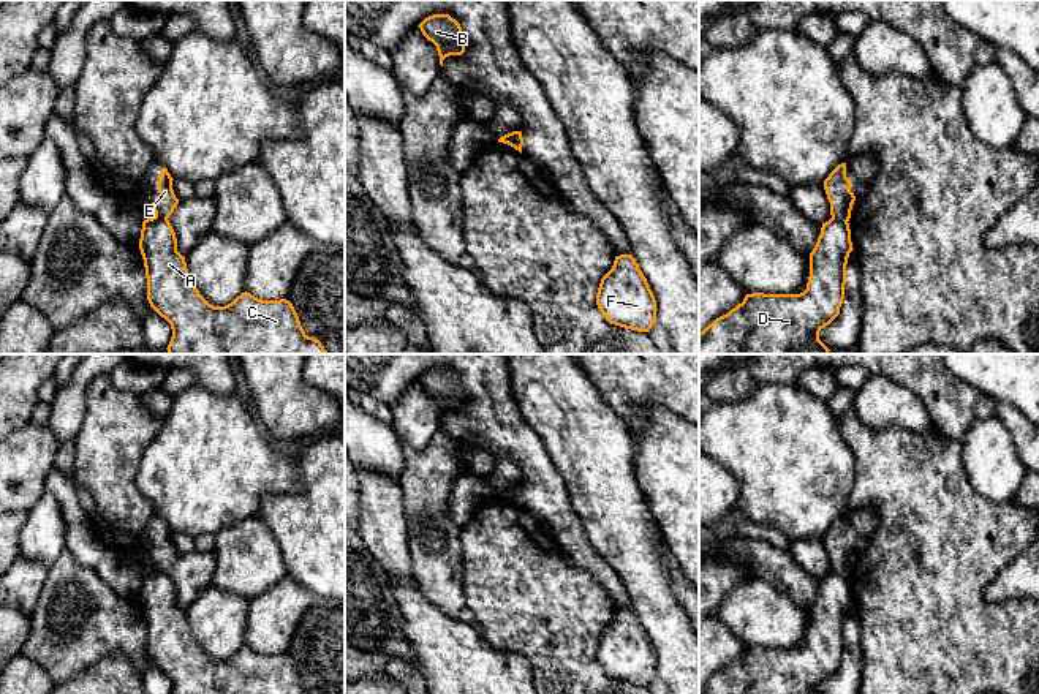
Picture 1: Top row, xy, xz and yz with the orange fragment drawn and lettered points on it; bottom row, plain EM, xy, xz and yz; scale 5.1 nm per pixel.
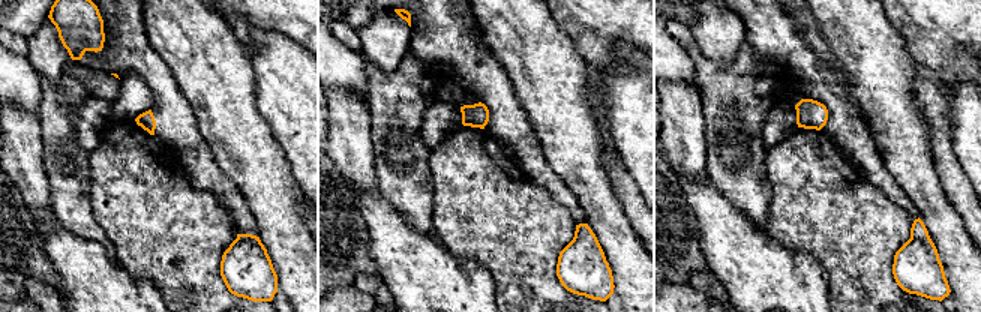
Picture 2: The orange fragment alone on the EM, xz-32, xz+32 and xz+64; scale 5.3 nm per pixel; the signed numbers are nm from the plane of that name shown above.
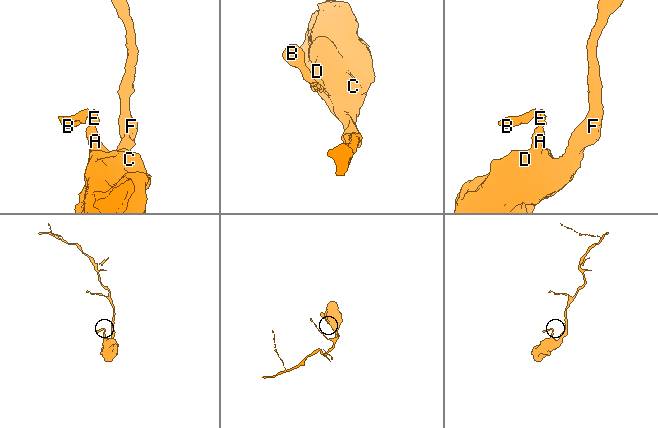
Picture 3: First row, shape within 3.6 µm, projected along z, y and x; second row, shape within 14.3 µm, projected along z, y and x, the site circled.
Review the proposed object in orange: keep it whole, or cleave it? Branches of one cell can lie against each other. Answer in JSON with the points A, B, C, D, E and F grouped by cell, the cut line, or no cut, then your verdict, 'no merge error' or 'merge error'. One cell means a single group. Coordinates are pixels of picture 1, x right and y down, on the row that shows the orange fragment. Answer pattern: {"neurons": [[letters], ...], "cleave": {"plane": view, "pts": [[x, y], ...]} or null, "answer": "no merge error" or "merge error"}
{"neurons": [["A", "C", "D", "F"], ["B", "E"]], "cleave": {"plane": "yz", "pts": [[832, 217], [846, 222]]}, "answer": "merge error"}

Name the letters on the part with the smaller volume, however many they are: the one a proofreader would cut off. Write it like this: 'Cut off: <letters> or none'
Cut off: B, E

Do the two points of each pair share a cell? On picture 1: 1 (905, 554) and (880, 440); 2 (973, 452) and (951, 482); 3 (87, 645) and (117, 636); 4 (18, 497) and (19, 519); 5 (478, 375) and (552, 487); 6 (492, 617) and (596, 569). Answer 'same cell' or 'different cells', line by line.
1: same cell
2: different cells
3: same cell
4: different cells
5: same cell
6: different cells

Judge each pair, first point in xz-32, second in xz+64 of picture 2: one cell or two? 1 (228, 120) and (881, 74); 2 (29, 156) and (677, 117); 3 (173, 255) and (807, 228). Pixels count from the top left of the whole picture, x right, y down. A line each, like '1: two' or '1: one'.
1: one
2: one
3: one

